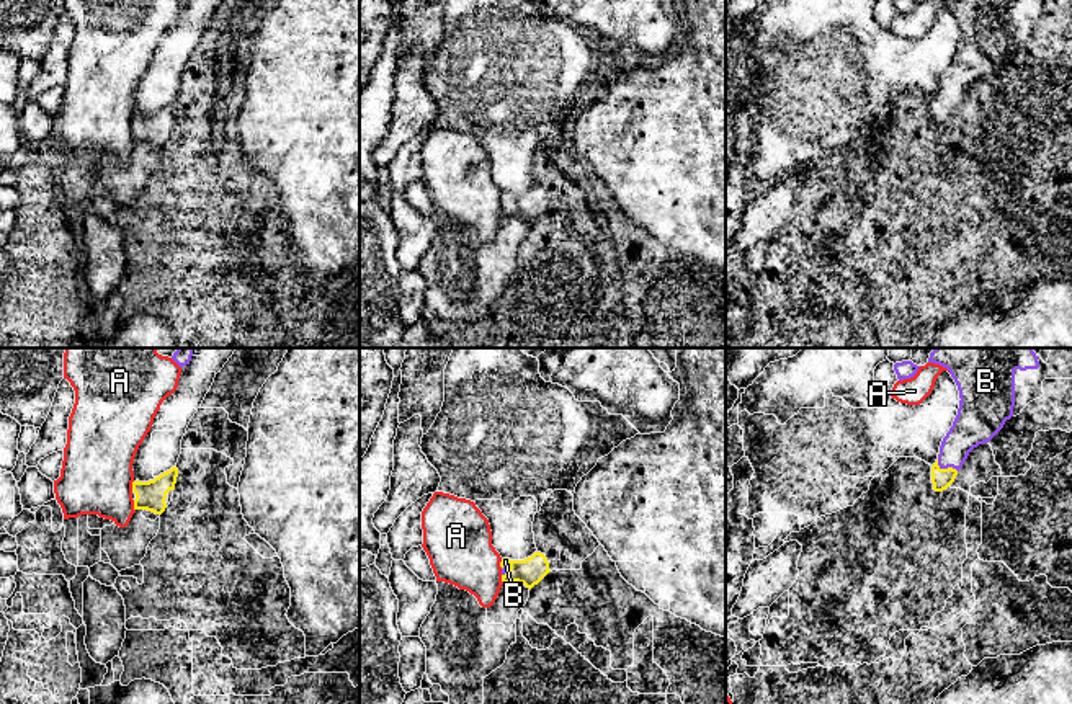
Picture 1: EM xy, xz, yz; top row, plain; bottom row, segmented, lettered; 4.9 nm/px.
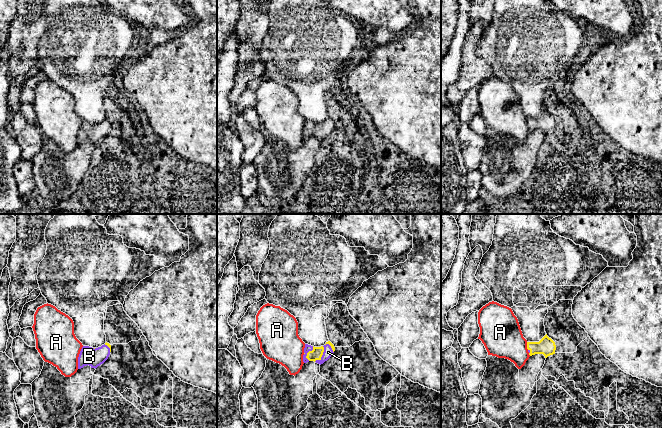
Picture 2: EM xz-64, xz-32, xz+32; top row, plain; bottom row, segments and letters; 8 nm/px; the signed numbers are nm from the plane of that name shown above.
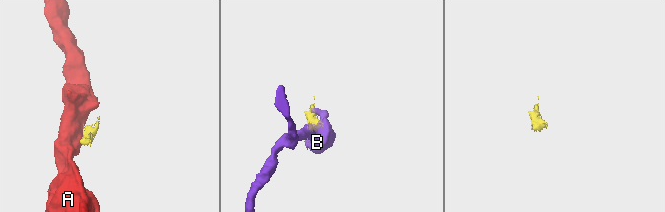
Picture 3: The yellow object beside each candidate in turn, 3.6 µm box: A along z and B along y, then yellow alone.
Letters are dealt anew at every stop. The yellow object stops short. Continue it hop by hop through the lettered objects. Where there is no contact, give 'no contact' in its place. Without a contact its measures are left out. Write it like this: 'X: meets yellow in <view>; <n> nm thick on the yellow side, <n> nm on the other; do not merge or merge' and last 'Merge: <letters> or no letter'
A: meets yellow in xy; 150 nm thick on the yellow side, 360 nm on the other; do not merge
B: meets yellow in yz; 100 nm thick on the yellow side, 190 nm on the other; merge
Merge: B

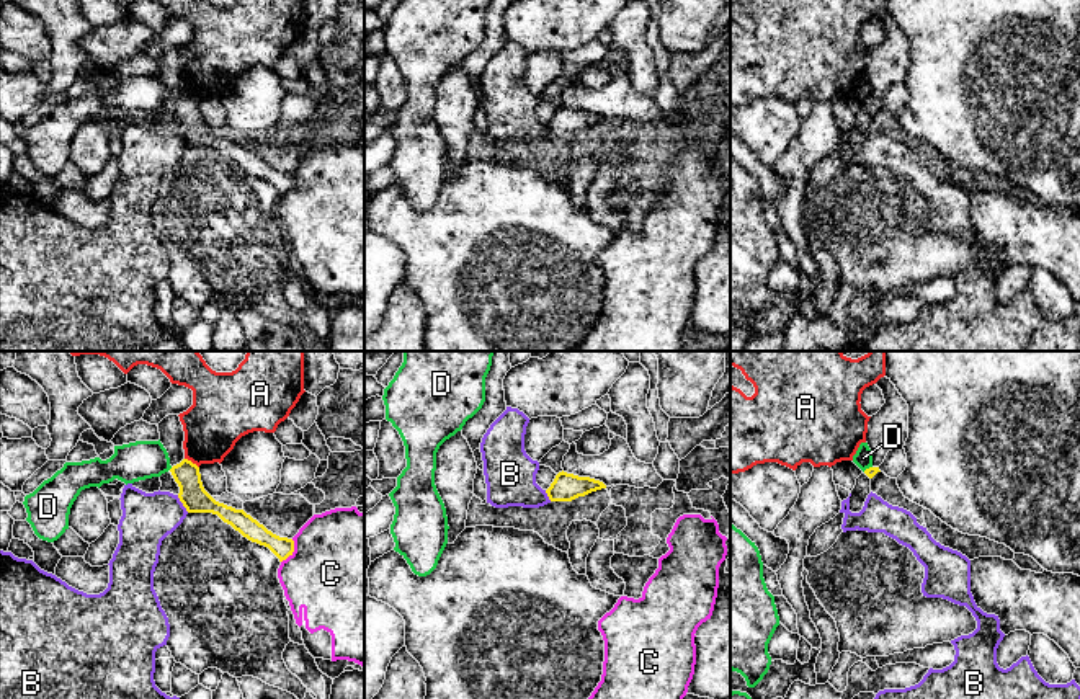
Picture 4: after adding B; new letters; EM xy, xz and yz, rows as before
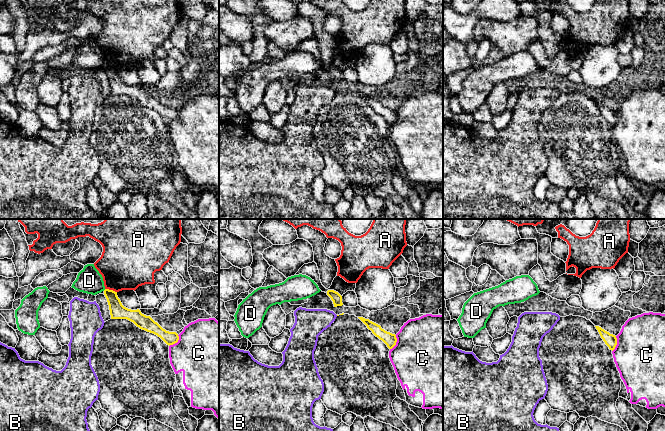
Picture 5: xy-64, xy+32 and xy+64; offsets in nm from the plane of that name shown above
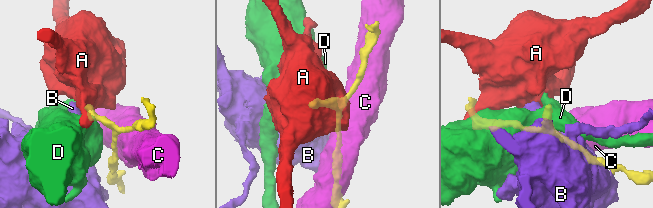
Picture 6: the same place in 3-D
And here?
A: meets yellow in xy; 140 nm thick on the yellow side, 300 nm on the other; do not merge
B: meets yellow in xy; 140 nm thick on the yellow side, 260 nm on the other; do not merge
C: meets yellow in xy; 100 nm thick on the yellow side, 500 nm on the other; do not merge
D: meets yellow in yz; 50 nm thick on the yellow side, 90 nm on the other; do not merge
Merge: no letter

